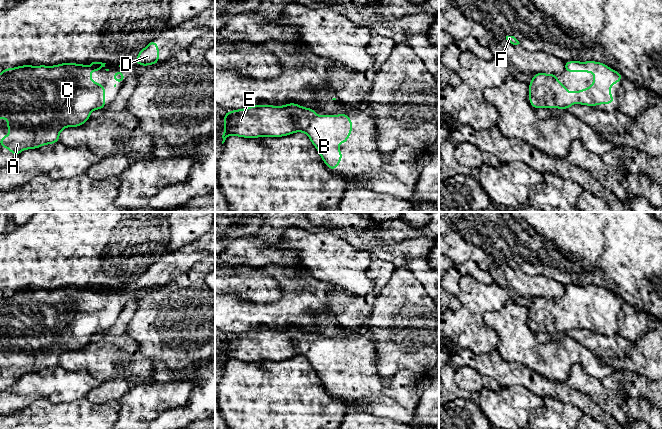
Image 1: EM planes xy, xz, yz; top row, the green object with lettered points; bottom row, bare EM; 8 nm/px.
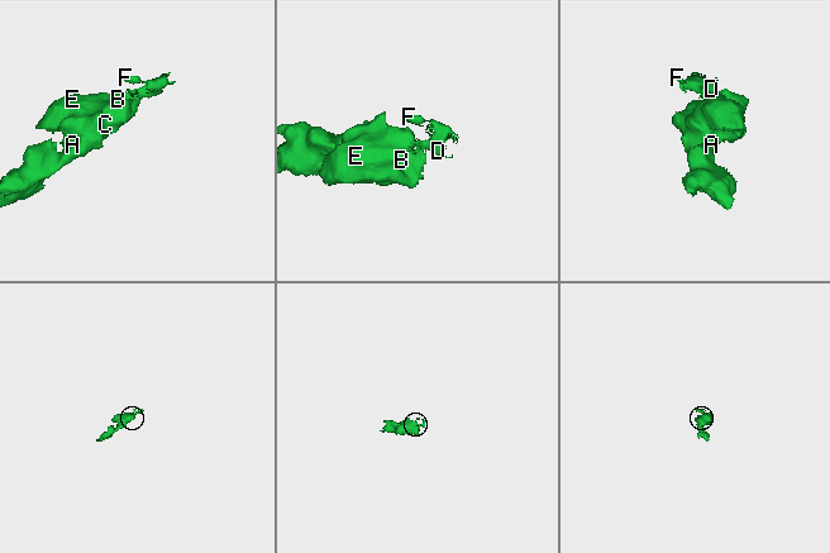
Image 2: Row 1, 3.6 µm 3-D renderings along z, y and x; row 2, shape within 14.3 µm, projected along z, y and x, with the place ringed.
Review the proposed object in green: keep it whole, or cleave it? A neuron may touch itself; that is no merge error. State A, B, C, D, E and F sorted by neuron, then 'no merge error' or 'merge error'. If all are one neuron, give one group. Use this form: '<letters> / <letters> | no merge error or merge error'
A B C E / D F | merge error

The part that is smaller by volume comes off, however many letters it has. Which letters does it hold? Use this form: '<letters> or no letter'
D, F

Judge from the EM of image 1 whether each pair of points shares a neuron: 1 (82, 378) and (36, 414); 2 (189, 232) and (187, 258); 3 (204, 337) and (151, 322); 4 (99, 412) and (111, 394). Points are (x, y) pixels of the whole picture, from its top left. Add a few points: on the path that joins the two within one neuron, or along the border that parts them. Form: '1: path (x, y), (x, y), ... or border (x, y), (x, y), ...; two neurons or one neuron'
1: border (74, 399), (57, 403), (35, 399), (28, 406); two neurons
2: border (204, 233), (183, 247); two neurons
3: path (191, 335), (173, 335), (164, 332); one neuron
4: border (85, 397), (92, 403), (117, 401); two neurons

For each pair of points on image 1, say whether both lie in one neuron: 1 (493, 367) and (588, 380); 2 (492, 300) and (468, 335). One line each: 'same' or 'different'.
1: different
2: same

